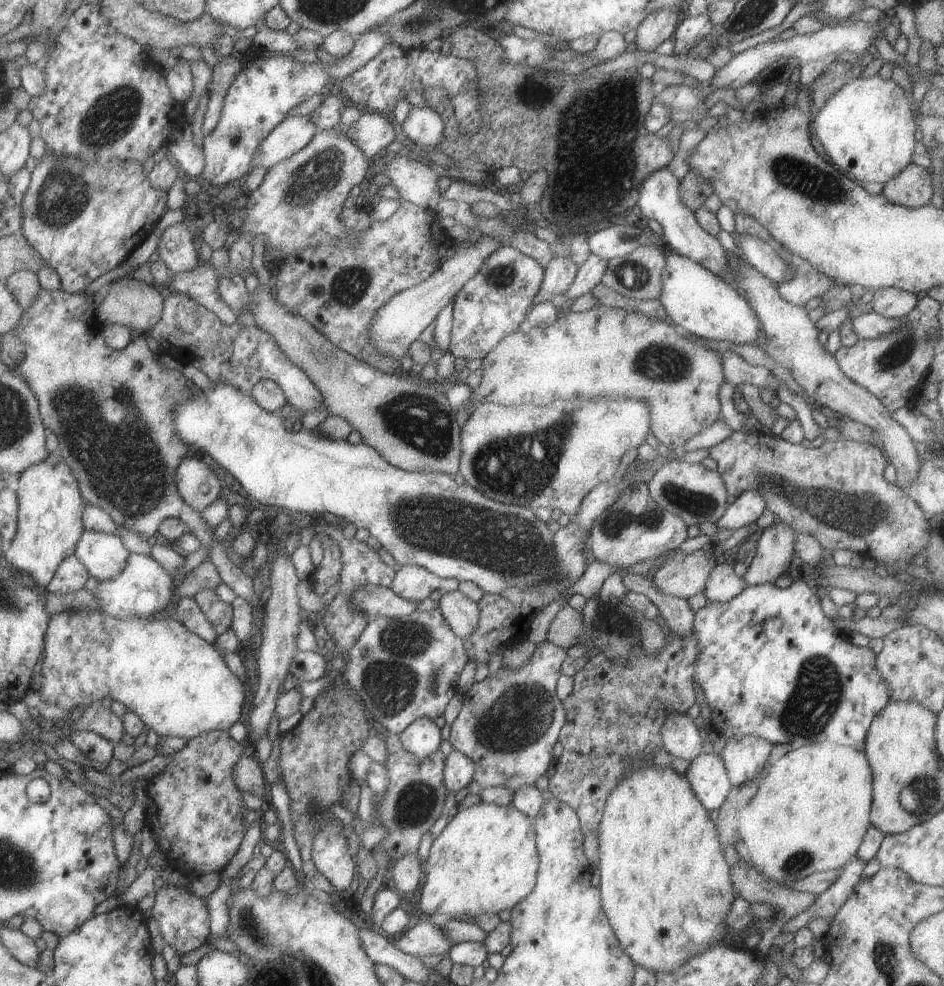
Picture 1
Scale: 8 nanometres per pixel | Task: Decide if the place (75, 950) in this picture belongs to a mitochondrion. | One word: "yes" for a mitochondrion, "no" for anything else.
no

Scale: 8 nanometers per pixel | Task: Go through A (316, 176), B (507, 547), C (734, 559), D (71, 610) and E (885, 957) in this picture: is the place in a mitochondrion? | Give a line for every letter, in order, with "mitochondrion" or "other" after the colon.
A: mitochondrion
B: mitochondrion
C: other
D: other
E: mitochondrion

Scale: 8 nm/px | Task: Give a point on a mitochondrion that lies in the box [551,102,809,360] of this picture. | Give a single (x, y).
(632, 275)

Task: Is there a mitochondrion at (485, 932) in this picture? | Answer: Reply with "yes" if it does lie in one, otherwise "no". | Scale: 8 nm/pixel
no

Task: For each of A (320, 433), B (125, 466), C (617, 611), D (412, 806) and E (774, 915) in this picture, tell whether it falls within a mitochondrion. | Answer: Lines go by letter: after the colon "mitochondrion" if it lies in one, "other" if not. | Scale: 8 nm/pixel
A: other
B: mitochondrion
C: other
D: mitochondrion
E: other

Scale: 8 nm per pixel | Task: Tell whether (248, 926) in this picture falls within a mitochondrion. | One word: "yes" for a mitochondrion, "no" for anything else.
yes

